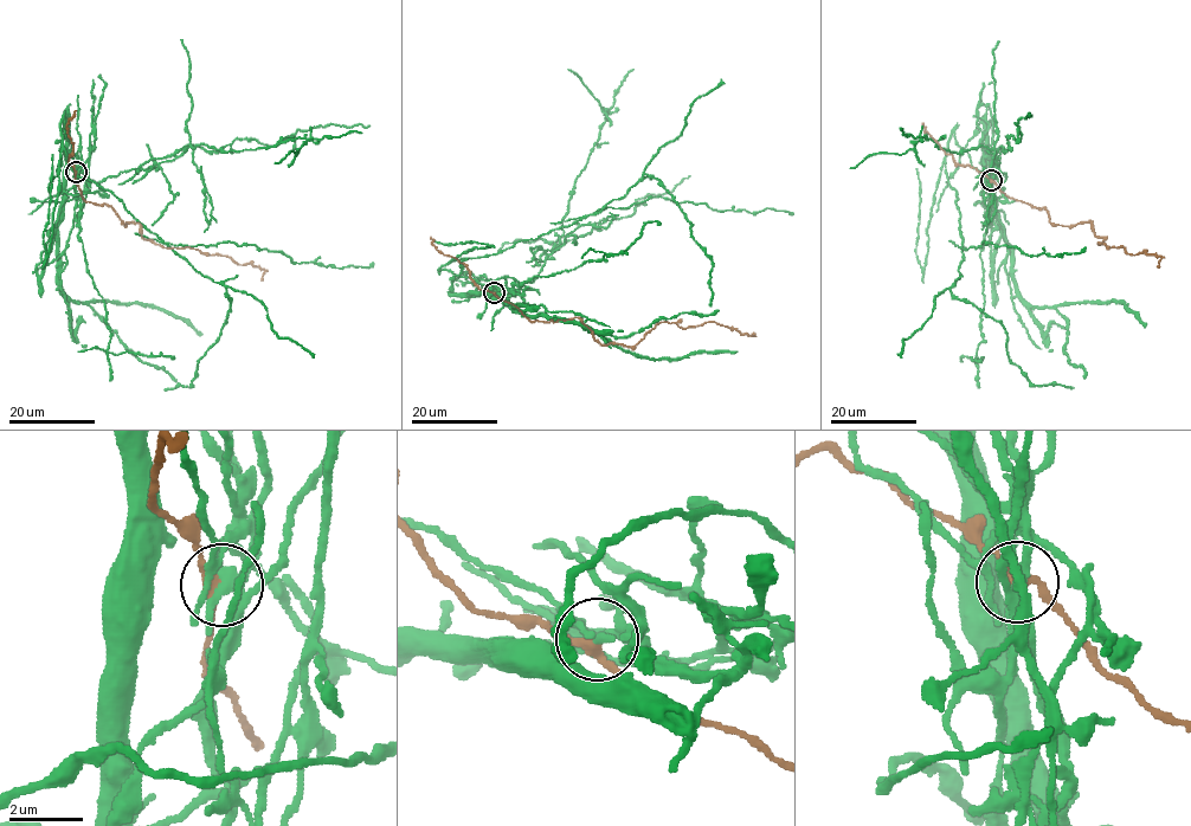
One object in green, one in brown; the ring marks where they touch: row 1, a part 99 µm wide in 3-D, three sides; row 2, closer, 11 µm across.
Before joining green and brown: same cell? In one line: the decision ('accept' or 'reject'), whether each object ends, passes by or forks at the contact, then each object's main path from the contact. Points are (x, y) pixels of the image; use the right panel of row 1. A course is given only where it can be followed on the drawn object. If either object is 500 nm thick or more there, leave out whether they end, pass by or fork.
reject; green forks; brown passes by; course green (991, 180), (953, 130), (946, 178), (964, 256), (952, 294), (999, 322), (1010, 359), (1032, 384), (1073, 388); course brown (991, 180), (1010, 198), (1045, 207), (1050, 221), (1092, 221), (1103, 237), (1098, 244), (1156, 253), (1158, 268)

